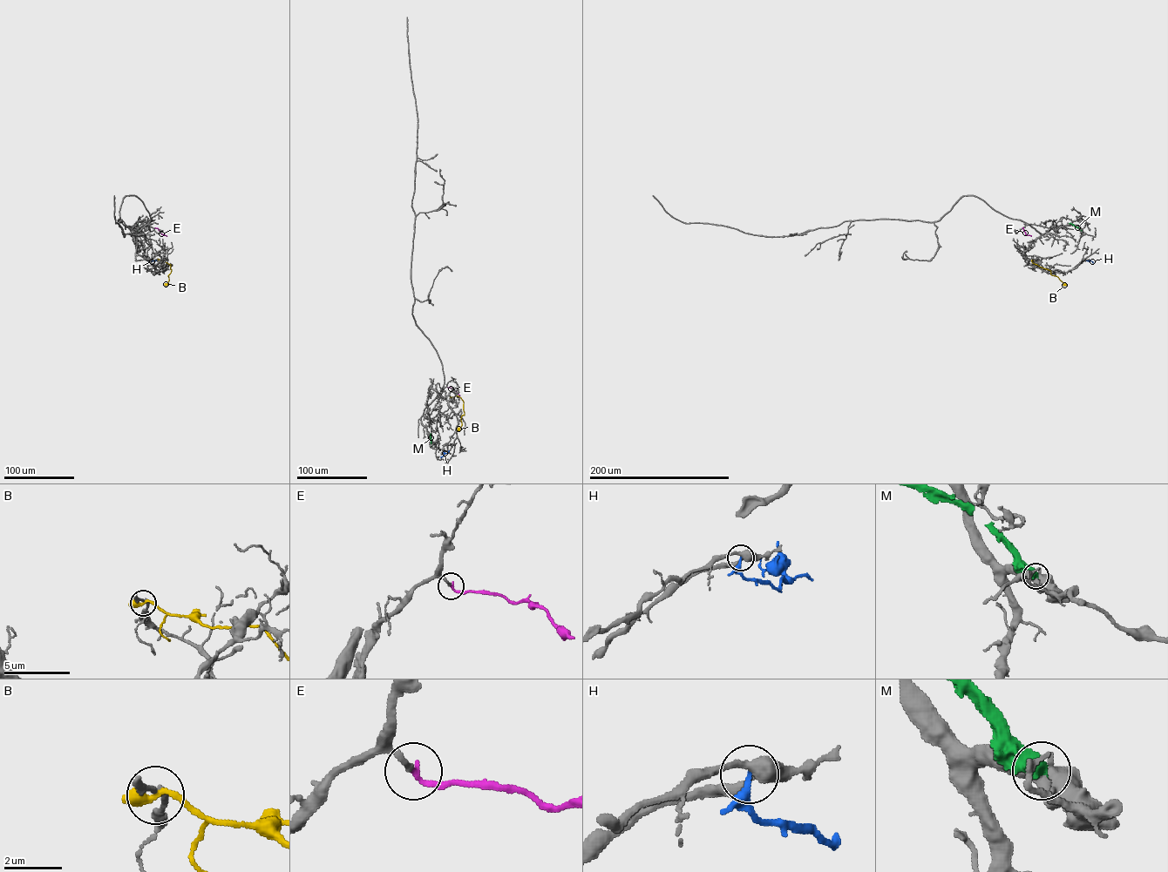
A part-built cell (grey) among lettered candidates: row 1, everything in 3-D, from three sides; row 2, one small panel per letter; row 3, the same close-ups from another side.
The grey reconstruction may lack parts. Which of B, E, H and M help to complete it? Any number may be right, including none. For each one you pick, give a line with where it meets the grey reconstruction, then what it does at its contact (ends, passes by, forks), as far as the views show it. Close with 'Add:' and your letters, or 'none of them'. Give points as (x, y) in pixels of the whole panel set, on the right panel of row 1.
E: (1022, 227) | it ends
Add: E

